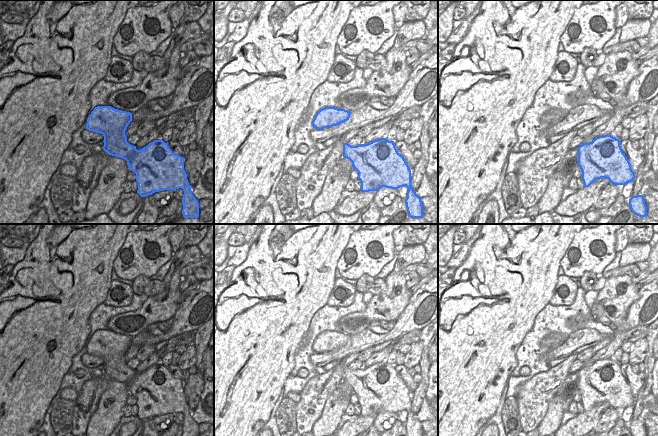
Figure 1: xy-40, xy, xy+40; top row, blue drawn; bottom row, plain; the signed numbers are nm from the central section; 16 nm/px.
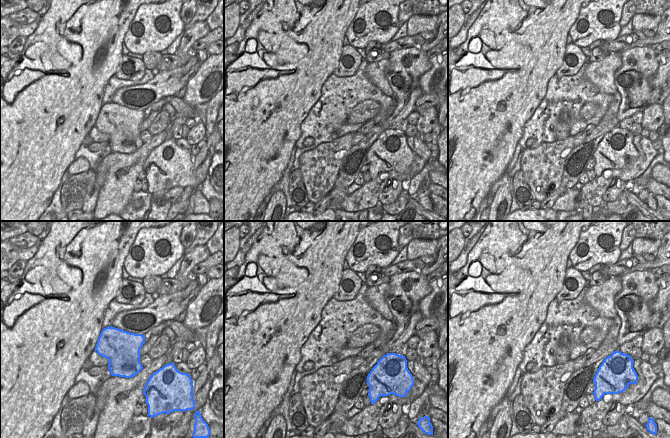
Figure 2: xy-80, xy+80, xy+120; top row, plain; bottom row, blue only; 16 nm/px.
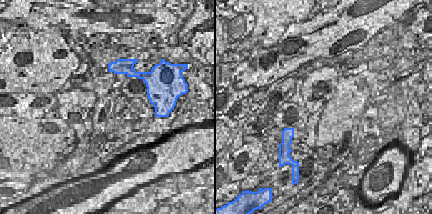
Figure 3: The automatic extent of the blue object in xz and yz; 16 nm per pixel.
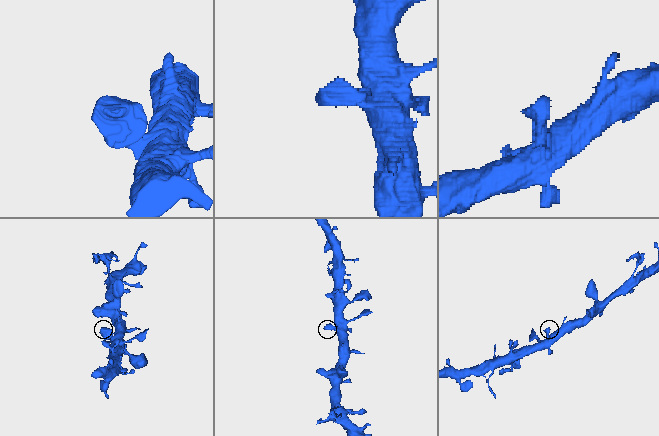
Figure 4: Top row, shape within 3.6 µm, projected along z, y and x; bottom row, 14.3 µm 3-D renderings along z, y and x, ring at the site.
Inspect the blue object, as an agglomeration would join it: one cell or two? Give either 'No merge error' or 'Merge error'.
No merge error.

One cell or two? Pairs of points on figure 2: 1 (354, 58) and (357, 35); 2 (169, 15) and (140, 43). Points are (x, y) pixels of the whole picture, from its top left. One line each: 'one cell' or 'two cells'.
1: two cells
2: one cell

